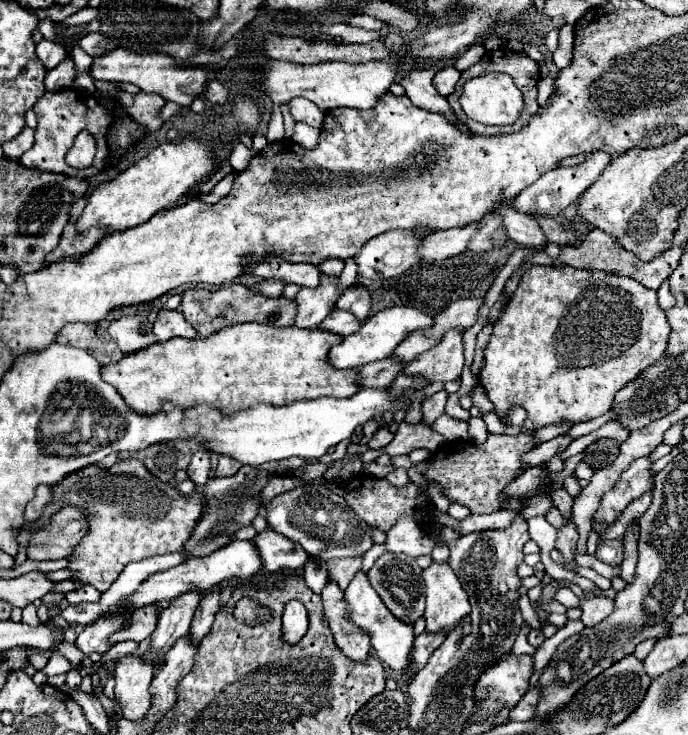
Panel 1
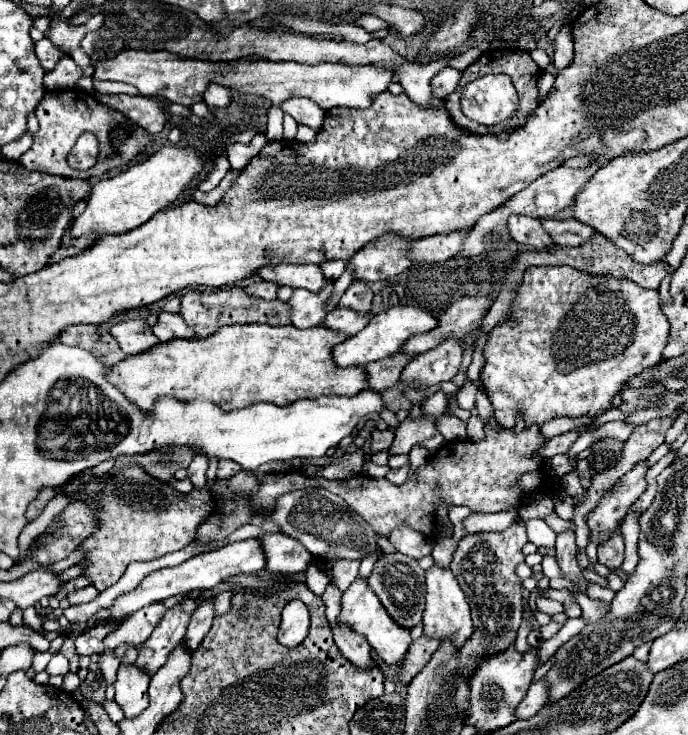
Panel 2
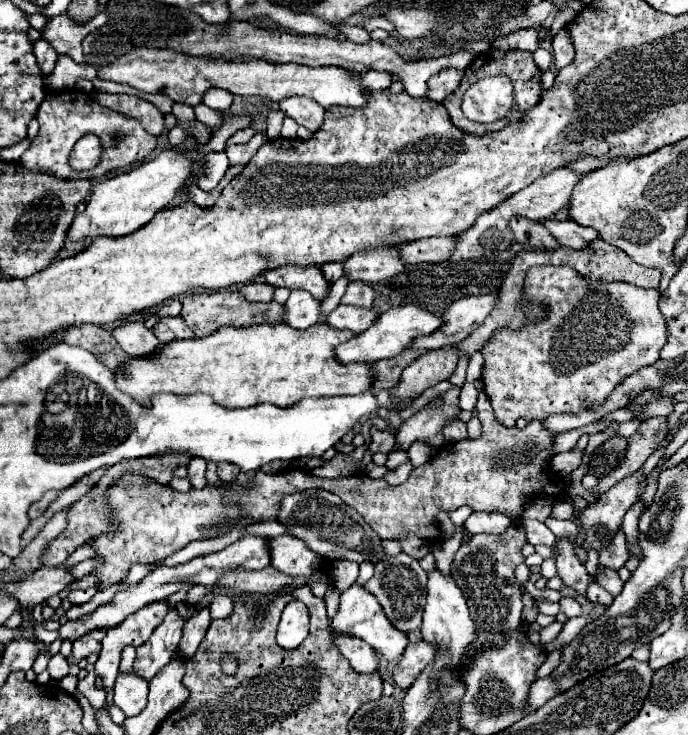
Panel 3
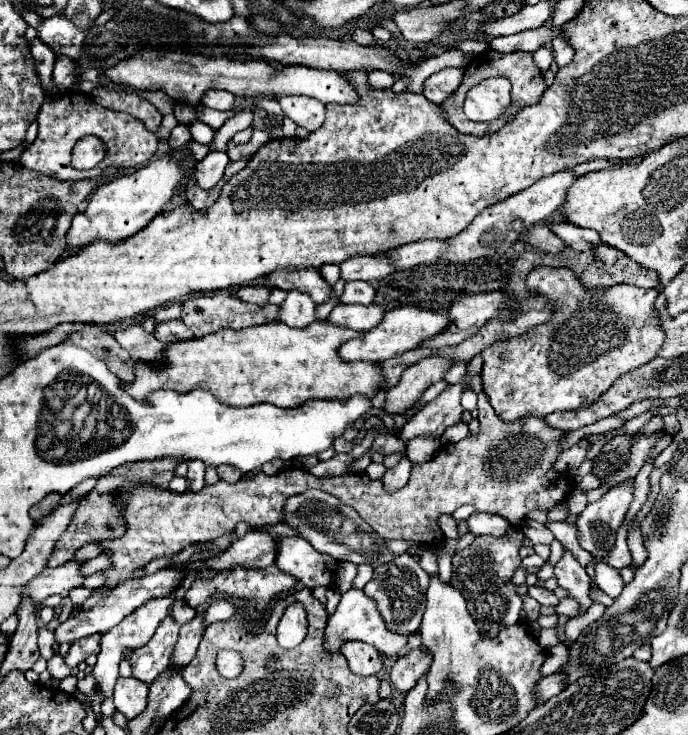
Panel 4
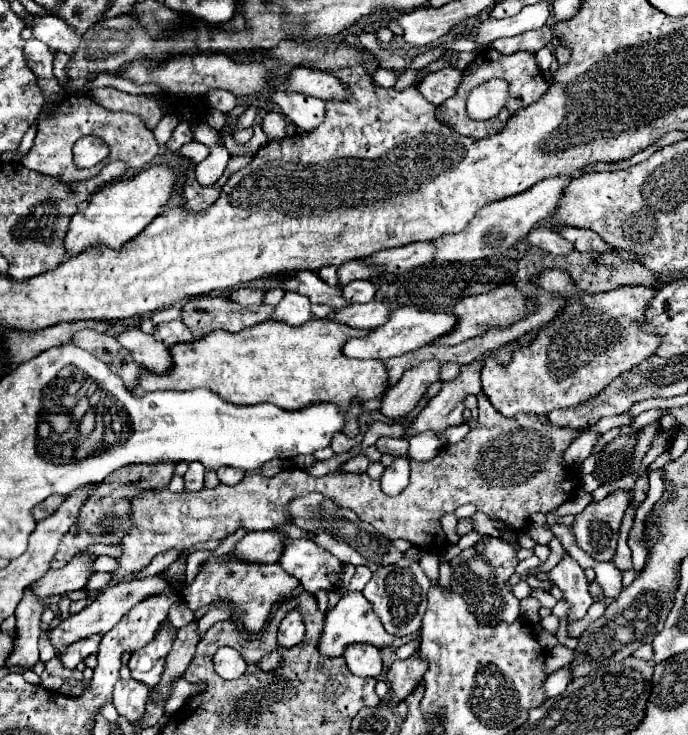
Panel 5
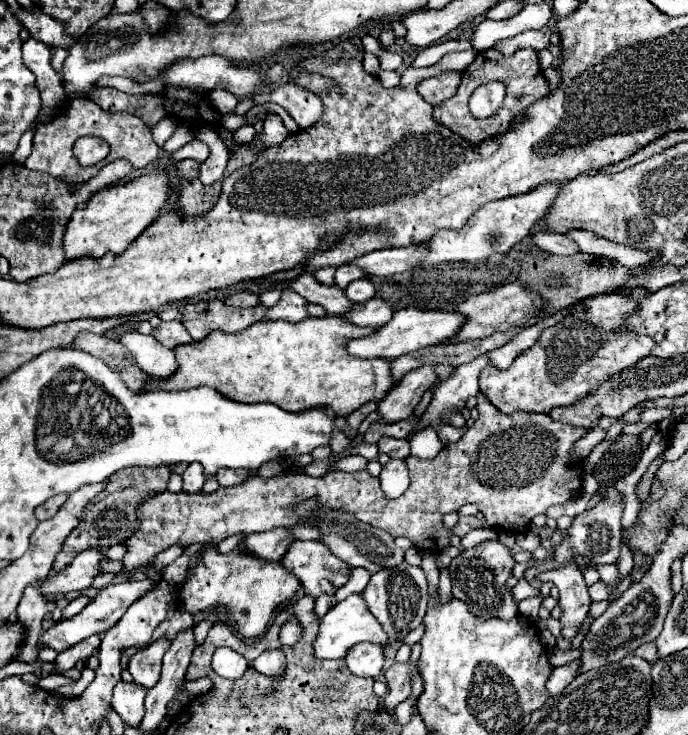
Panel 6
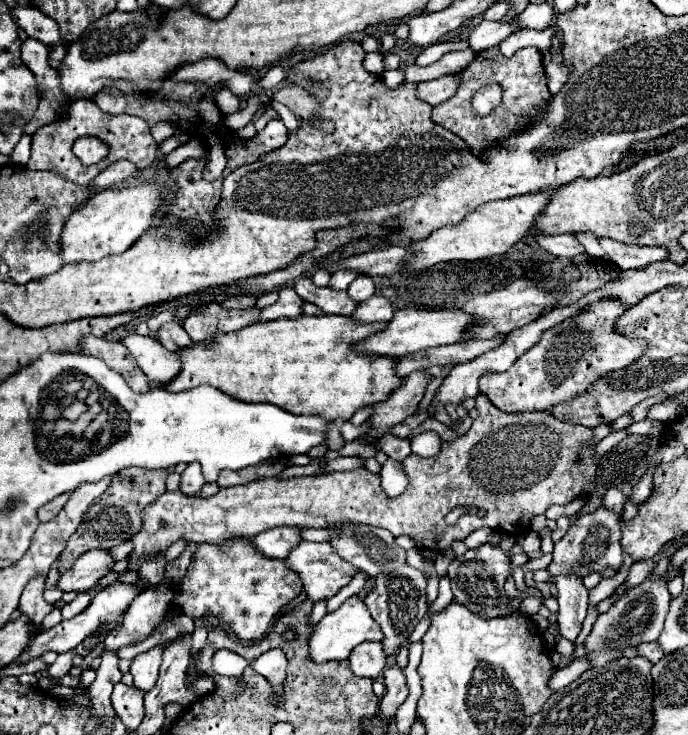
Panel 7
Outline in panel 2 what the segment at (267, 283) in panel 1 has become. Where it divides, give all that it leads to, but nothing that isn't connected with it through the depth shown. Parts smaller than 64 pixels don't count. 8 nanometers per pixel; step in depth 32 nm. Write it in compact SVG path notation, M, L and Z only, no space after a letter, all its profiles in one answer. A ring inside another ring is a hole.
M254 282L250 286L244 288L250 296L258 296L258 298L264 298L264 300L272 300L276 298L276 292L280 290L280 284L272 284L272 282Z

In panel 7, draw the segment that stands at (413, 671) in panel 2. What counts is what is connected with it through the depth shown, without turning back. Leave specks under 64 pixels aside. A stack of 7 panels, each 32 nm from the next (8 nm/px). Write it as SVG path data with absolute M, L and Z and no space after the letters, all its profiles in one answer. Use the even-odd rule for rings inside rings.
M390 666L384 670L384 684L386 684L386 694L380 704L380 716L384 718L394 718L396 708L406 700L408 696L408 684L404 676L404 668L400 666Z

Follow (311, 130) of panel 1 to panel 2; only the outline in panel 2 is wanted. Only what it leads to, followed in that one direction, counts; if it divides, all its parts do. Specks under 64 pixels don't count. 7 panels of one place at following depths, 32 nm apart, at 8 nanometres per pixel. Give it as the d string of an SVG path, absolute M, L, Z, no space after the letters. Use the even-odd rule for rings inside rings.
M298 124L298 132L296 132L296 140L300 144L312 144L312 140L316 140L316 134L318 130L310 128L310 126L304 126L304 124Z

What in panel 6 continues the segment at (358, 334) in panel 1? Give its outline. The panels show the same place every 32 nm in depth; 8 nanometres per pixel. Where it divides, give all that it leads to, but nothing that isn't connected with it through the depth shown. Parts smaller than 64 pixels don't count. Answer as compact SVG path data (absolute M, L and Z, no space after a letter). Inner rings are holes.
M402 308L392 314L392 320L372 332L370 336L350 340L346 346L346 352L356 358L384 358L392 360L406 352L414 352L426 346L440 344L452 336L456 336L458 328L462 326L464 318L458 312L432 312L432 310L418 310L418 308Z

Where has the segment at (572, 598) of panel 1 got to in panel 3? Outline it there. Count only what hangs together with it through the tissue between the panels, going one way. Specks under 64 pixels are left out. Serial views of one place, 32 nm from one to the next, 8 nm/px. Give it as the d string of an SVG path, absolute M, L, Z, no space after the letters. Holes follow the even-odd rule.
M527 580L523 587L536 601L559 602L563 596L557 590L548 588L537 589L535 583Z

